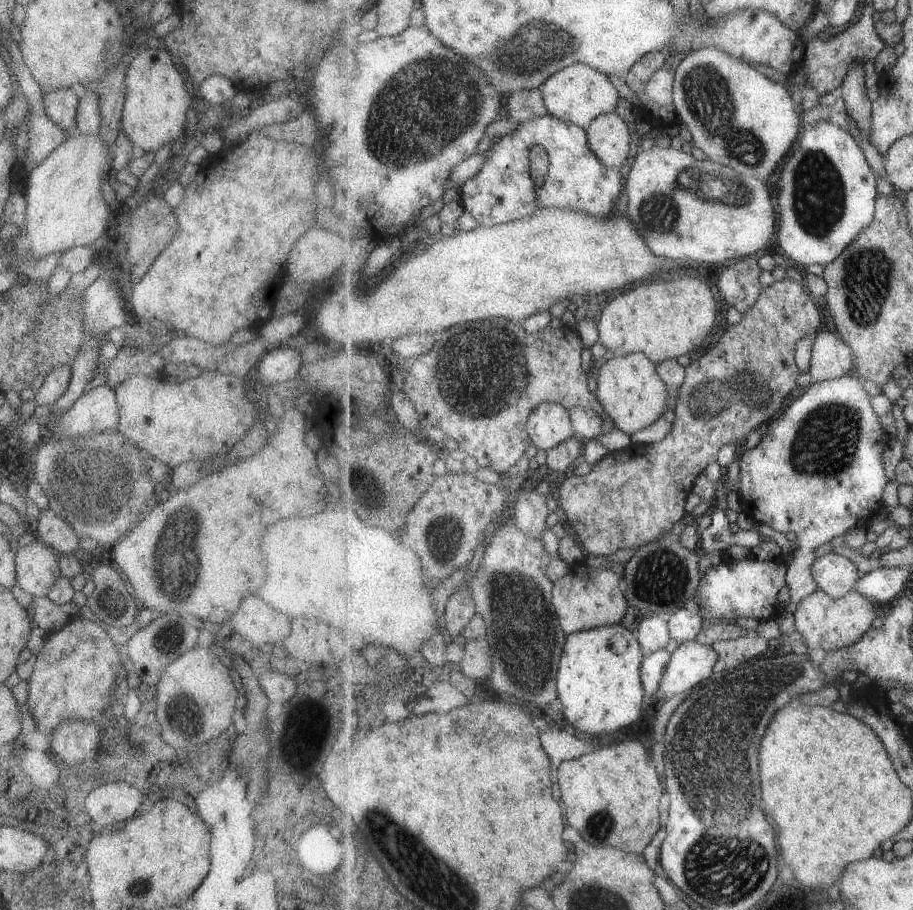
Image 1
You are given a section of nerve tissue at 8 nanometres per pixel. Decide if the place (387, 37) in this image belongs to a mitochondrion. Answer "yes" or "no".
no

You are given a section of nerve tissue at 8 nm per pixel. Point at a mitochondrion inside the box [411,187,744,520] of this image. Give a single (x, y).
(480, 365)

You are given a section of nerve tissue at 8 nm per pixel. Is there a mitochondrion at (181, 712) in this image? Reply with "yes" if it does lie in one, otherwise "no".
yes

